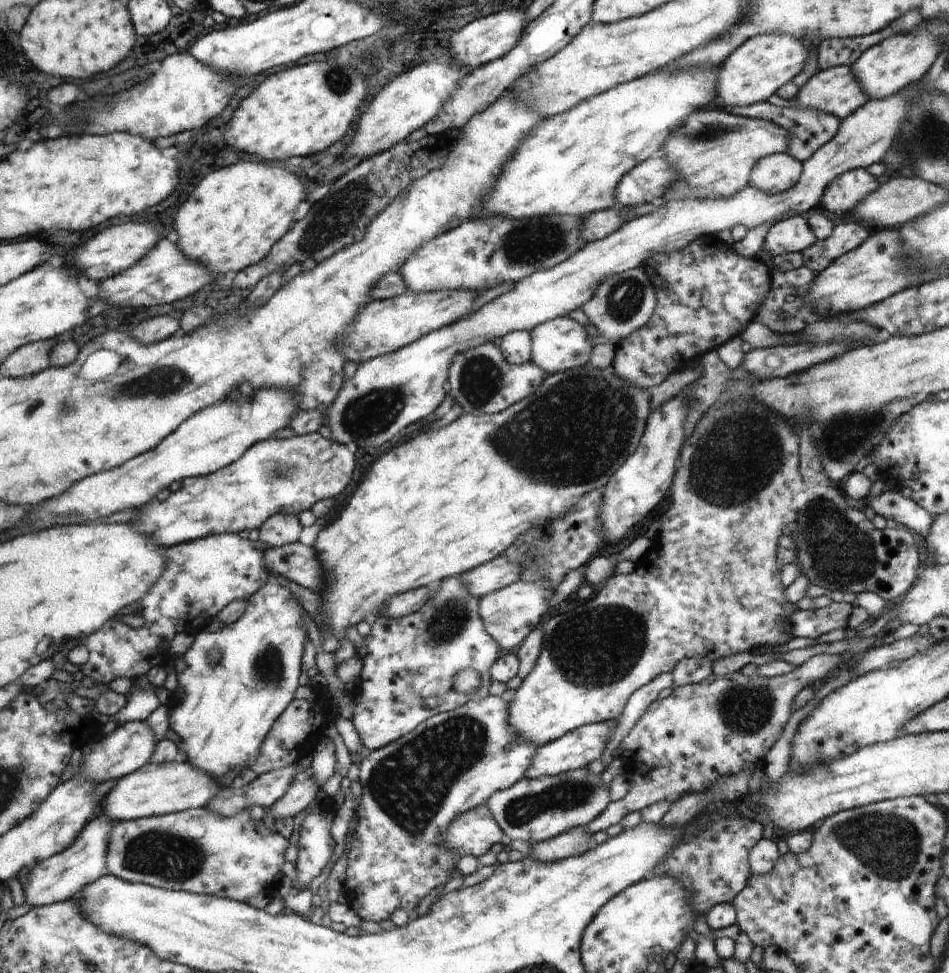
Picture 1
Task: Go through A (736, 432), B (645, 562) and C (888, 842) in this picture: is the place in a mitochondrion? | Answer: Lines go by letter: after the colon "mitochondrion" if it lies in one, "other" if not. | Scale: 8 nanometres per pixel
A: mitochondrion
B: other
C: mitochondrion

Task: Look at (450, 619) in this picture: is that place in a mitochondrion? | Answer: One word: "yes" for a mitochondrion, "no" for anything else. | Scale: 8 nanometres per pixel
yes

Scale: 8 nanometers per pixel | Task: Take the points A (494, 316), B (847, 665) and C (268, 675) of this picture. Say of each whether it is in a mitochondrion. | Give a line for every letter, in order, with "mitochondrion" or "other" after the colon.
A: other
B: other
C: mitochondrion

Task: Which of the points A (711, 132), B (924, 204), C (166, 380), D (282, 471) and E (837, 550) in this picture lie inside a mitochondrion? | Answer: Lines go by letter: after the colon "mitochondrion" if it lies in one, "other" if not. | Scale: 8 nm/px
A: mitochondrion
B: other
C: mitochondrion
D: mitochondrion
E: mitochondrion

